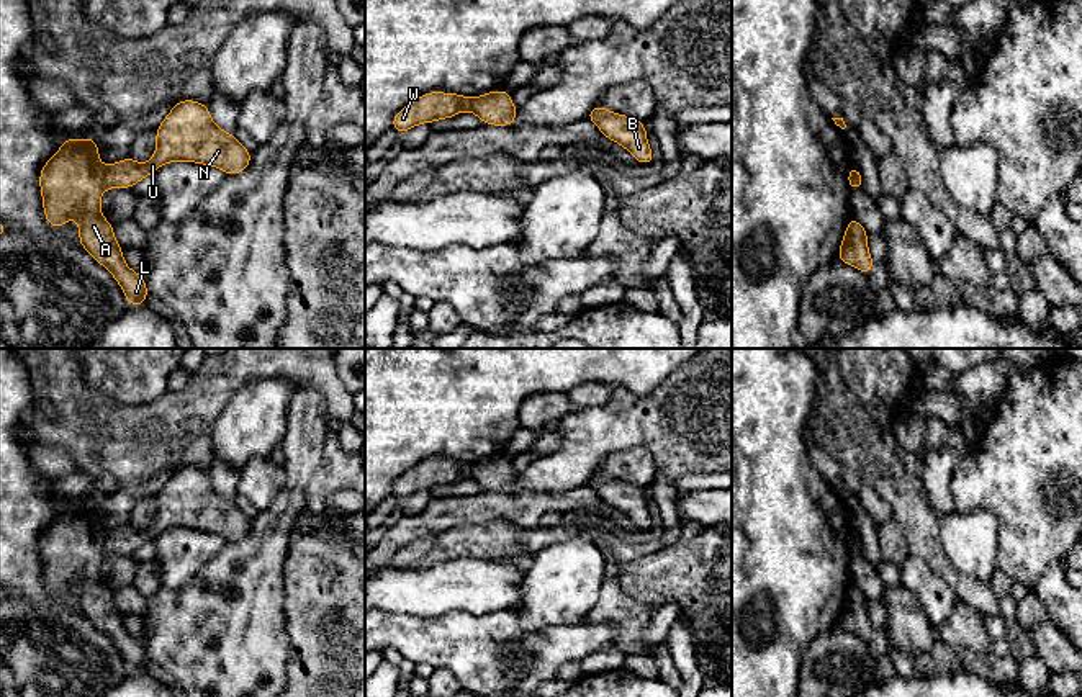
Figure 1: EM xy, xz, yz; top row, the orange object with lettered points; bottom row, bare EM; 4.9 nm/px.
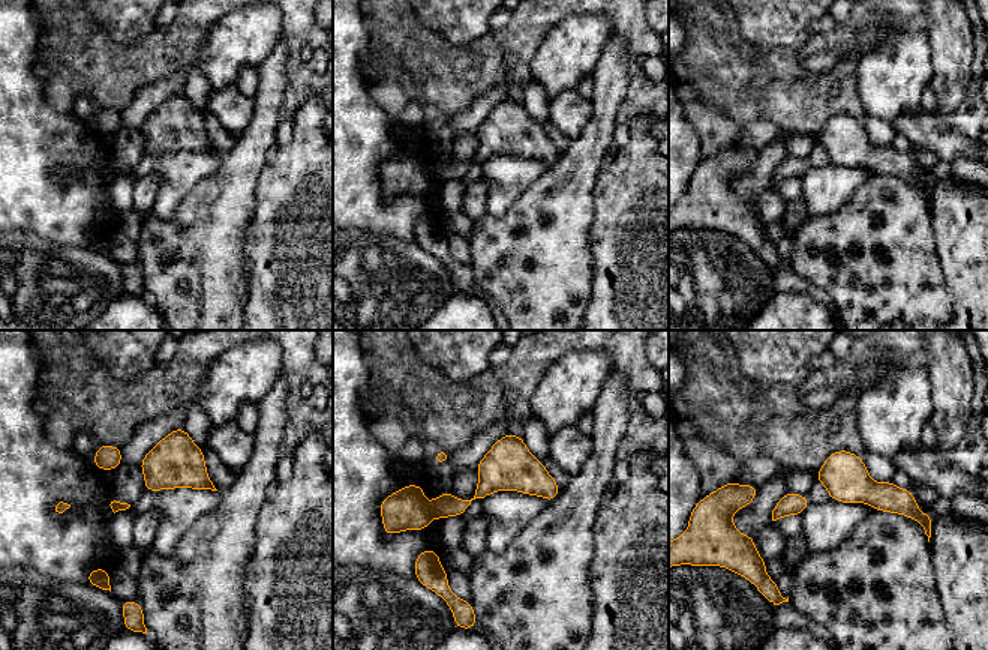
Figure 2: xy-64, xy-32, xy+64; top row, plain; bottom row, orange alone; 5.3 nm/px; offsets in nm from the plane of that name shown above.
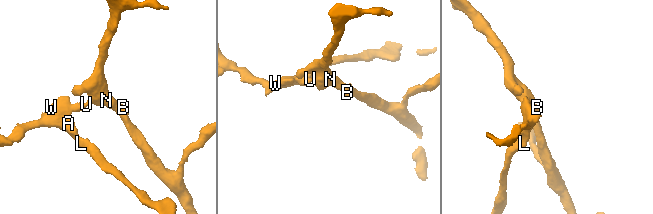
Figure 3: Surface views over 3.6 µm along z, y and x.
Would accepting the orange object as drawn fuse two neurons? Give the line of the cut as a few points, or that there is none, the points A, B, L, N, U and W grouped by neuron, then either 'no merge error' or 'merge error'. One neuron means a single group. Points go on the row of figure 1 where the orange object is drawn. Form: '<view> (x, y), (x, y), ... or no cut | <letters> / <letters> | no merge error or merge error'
xy (103, 167), (103, 184), (107, 187) | A L W / B N U | merge error

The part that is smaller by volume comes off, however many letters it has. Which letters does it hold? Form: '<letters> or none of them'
A, L, W

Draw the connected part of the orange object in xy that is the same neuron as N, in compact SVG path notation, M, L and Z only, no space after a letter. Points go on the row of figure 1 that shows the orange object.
M195 100L177 101L156 129L156 139L157 147L149 162L128 157L106 165L105 187L133 188L167 162L195 162L239 175L252 159L234 134L214 124L210 108Z

